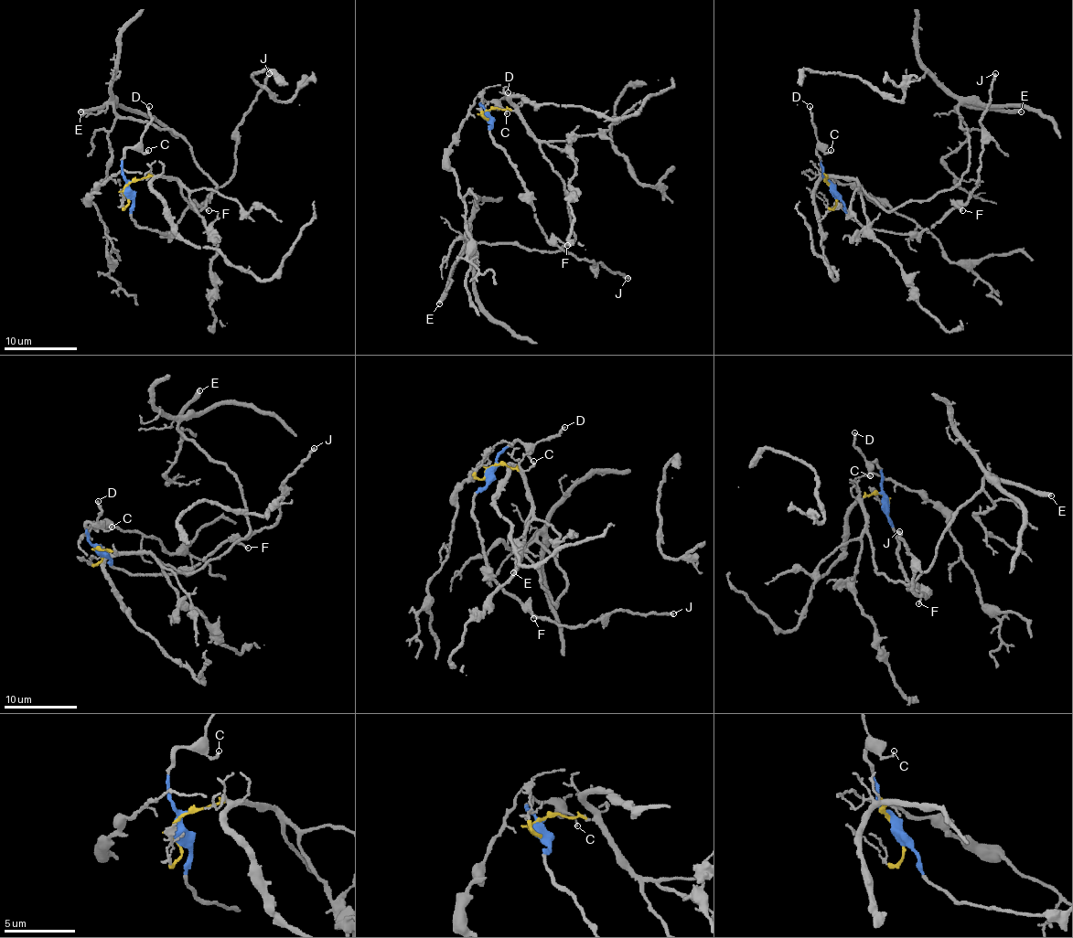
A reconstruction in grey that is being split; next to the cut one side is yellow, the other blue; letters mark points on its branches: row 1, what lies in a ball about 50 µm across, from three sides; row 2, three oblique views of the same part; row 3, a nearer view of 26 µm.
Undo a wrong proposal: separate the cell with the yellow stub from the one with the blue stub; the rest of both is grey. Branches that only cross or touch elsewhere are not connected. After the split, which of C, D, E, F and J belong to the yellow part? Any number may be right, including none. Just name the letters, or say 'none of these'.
E

